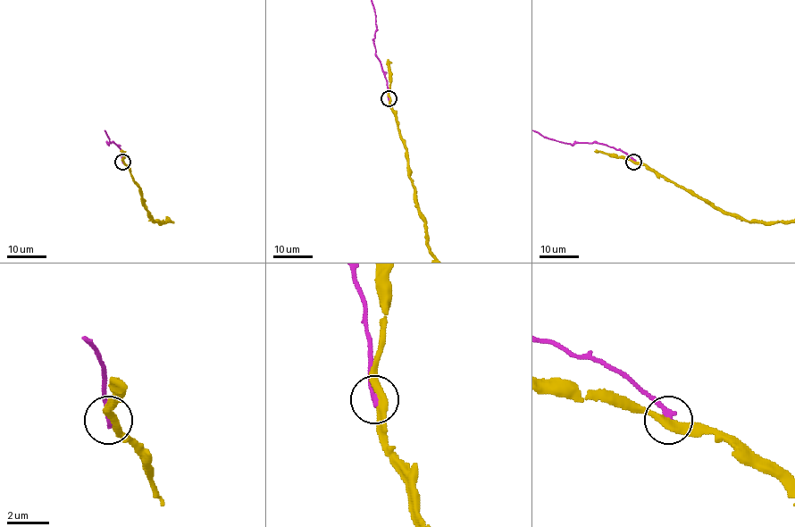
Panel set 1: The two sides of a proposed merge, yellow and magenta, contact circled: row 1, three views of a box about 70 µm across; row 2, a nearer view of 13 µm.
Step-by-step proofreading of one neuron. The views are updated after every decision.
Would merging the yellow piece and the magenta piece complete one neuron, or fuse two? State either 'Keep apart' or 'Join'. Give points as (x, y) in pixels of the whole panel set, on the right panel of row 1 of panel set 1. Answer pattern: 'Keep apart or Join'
Keep apart

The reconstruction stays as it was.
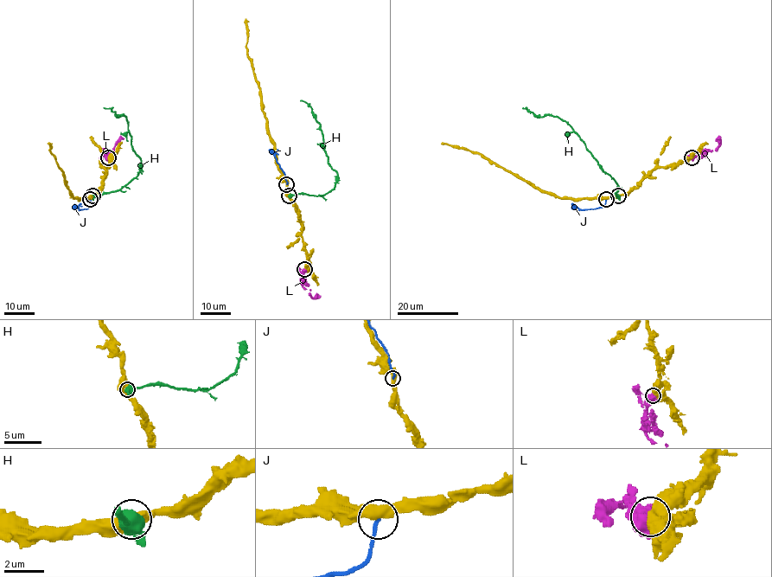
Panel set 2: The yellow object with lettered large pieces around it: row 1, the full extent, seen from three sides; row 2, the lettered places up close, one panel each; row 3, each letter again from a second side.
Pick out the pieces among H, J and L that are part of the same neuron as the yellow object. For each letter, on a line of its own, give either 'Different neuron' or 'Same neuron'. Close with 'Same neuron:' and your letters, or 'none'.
H: Different neuron
J: Different neuron
L: Different neuron
Same neuron: none

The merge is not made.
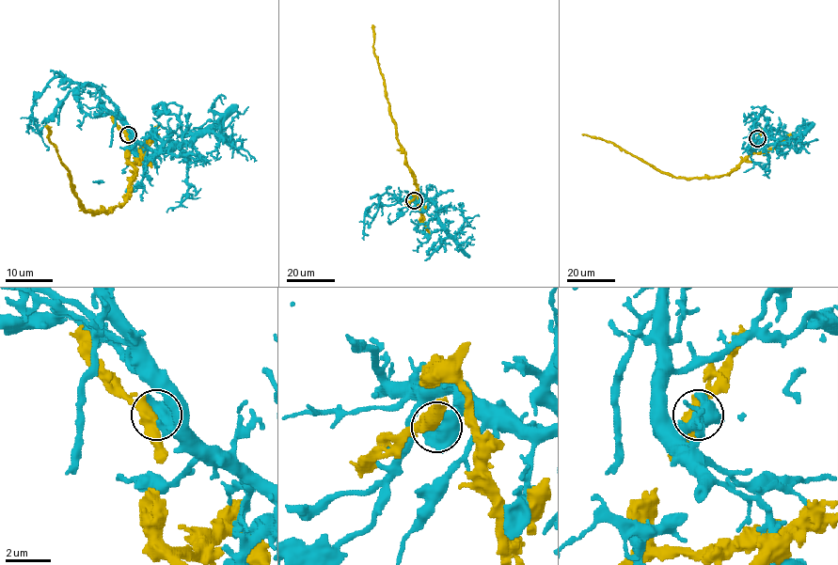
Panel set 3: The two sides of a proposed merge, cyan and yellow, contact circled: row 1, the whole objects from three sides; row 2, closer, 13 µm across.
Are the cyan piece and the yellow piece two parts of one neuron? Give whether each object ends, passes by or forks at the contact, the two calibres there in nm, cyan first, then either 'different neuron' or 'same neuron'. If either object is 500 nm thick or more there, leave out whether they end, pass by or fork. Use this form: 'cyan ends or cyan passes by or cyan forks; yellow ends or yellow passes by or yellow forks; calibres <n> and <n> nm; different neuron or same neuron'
calibres 600 and 500 nm; different neuron

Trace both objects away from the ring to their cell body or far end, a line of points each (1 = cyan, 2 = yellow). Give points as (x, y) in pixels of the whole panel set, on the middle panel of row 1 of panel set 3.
1: (414, 200), (416, 196), (406, 196), (390, 205), (374, 203), (365, 211), (364, 240)
2: (414, 200), (418, 191), (416, 180), (397, 137), (384, 79), (374, 55), (372, 24)

